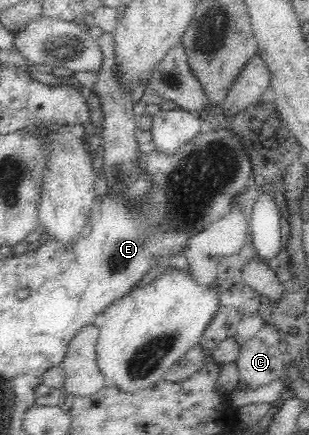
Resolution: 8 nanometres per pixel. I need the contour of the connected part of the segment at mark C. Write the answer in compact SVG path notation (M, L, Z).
M263 326L254 336L243 342L235 360L238 369L238 378L240 382L246 382L248 389L257 389L285 377L284 363L287 361L286 353L280 351L280 334L274 326Z

